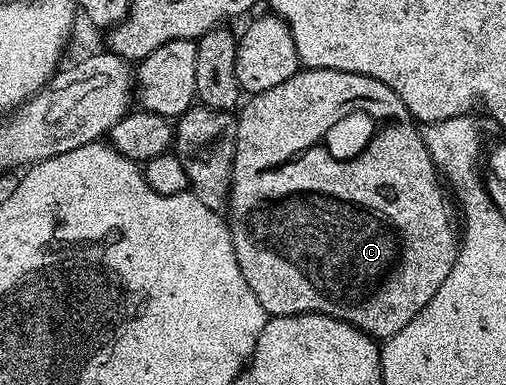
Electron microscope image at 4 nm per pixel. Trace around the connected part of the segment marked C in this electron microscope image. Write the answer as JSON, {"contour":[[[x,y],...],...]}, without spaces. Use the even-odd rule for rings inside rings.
{"contour":[[[301,69],[294,77],[282,81],[282,85],[266,89],[261,95],[253,95],[243,104],[236,124],[236,152],[232,166],[232,188],[228,190],[226,222],[234,245],[234,257],[238,257],[238,269],[242,269],[246,285],[250,285],[254,297],[258,297],[258,305],[262,305],[269,317],[333,315],[335,319],[354,325],[373,339],[383,341],[398,333],[398,329],[410,325],[410,321],[414,321],[414,317],[426,309],[430,297],[438,293],[442,281],[446,281],[450,269],[454,269],[461,236],[458,234],[457,220],[456,223],[452,220],[454,207],[448,204],[449,192],[432,164],[420,132],[421,128],[394,89],[382,85],[382,81],[374,77],[334,69]]]}

